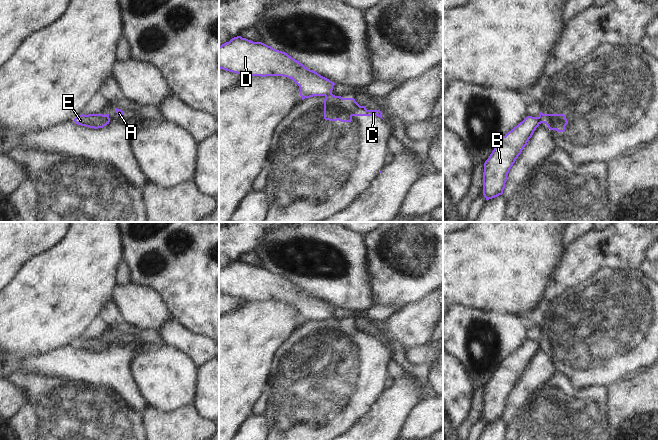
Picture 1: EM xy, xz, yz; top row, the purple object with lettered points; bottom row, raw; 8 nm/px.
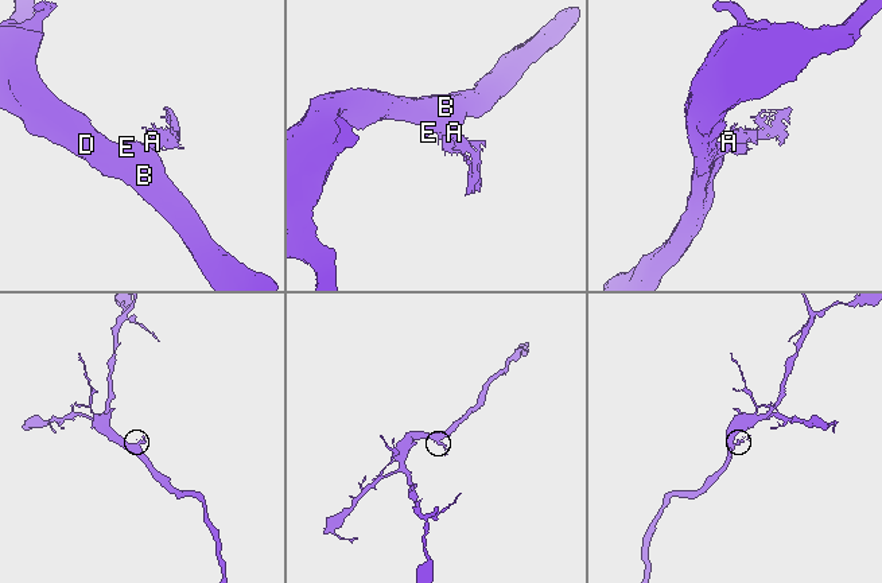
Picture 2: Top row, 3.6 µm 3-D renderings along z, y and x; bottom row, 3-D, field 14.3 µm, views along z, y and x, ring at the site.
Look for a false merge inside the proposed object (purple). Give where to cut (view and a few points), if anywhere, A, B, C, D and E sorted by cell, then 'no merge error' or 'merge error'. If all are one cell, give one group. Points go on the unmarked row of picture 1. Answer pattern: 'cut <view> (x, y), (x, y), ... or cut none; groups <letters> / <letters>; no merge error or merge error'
cut xz (331, 317), (325, 321); groups A C / B D E; merge error

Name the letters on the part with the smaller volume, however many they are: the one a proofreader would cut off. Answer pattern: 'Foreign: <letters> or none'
Foreign: A, C

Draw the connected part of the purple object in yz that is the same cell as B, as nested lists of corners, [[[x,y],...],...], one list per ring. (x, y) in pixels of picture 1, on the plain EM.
[[[527,340],[495,370],[484,387],[483,419],[487,425],[503,418],[511,391],[541,347],[539,341]]]

